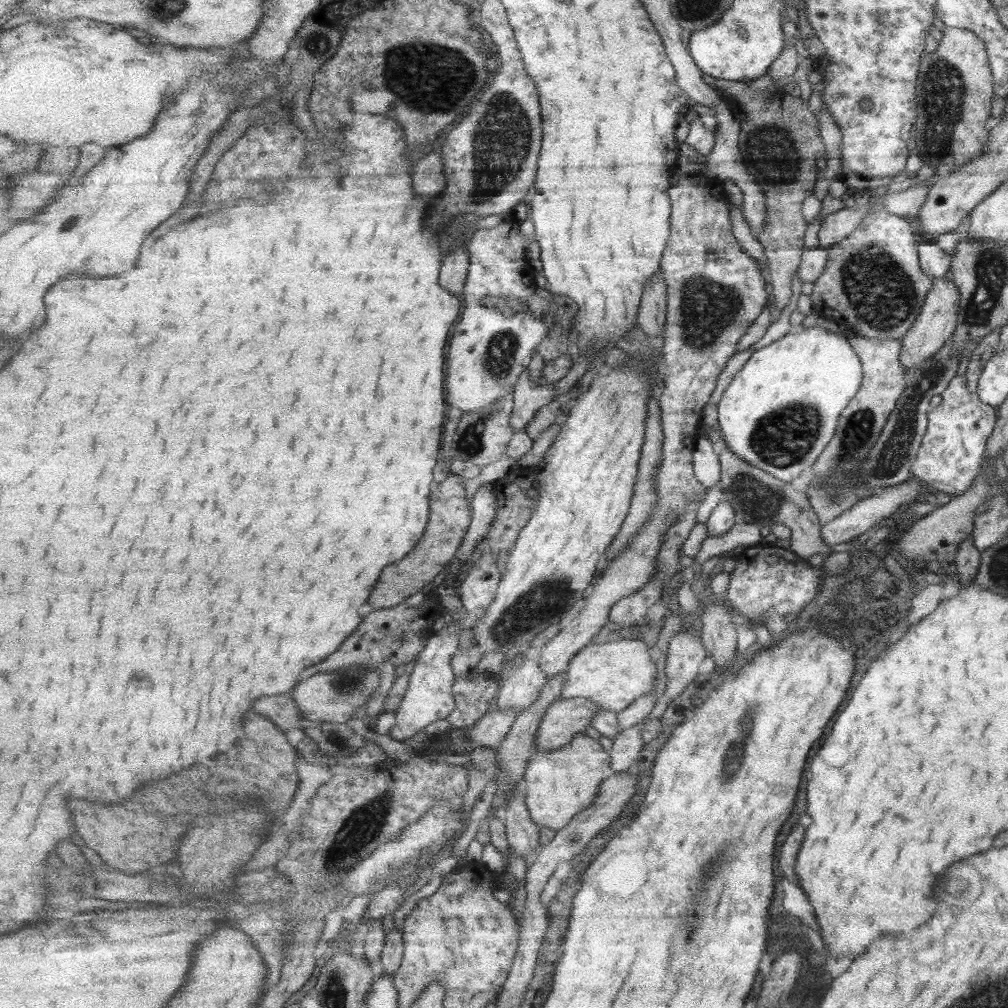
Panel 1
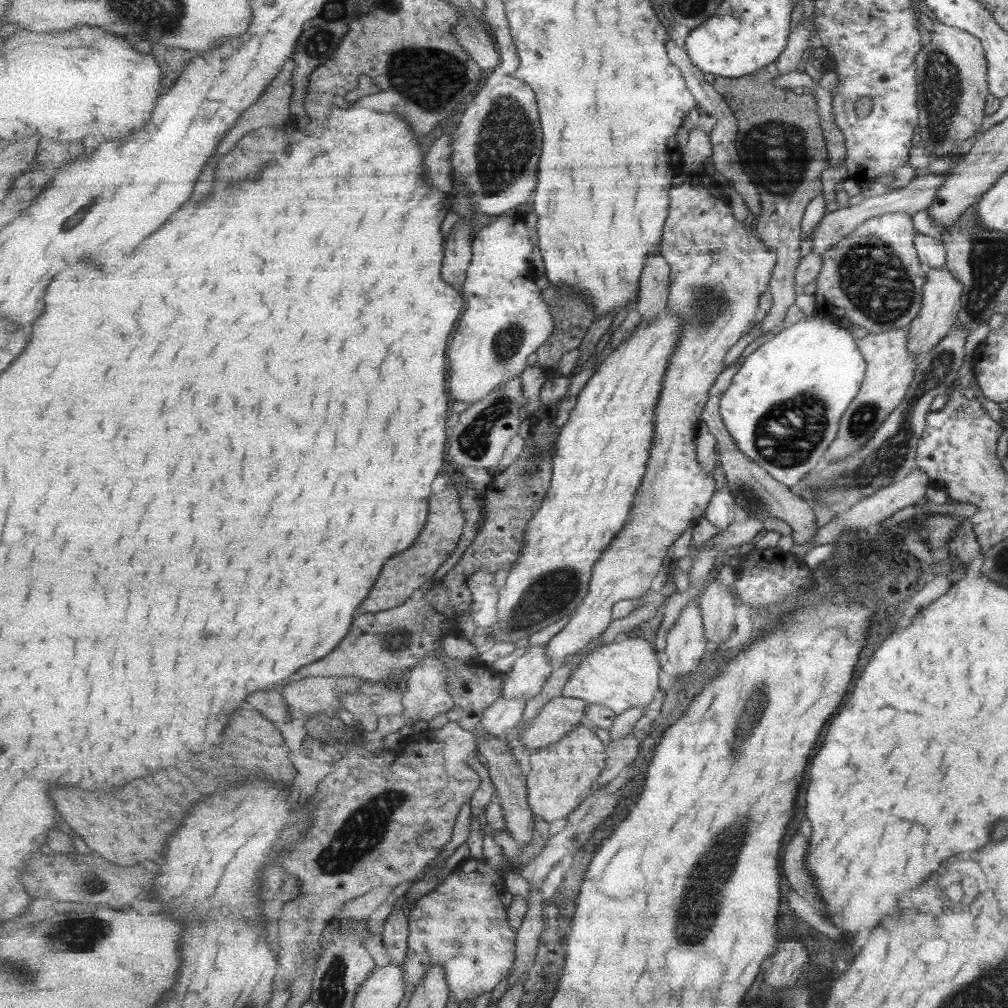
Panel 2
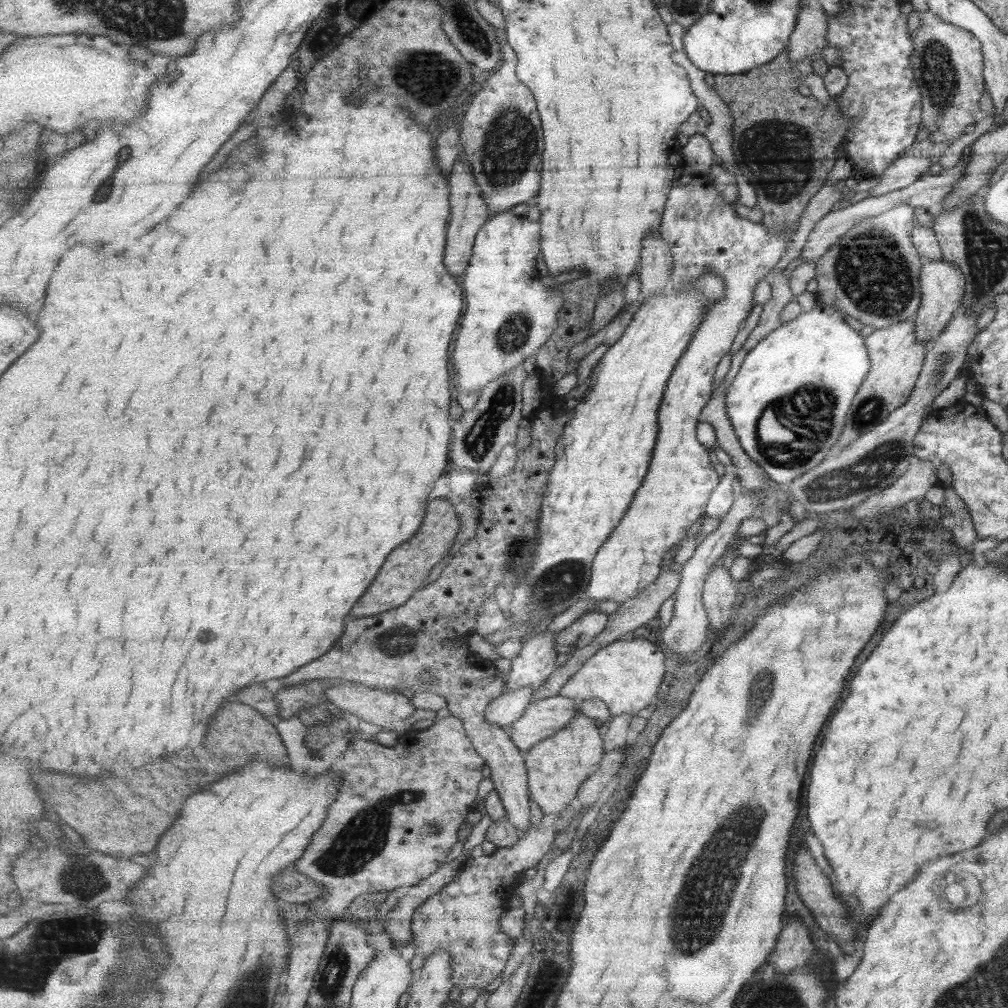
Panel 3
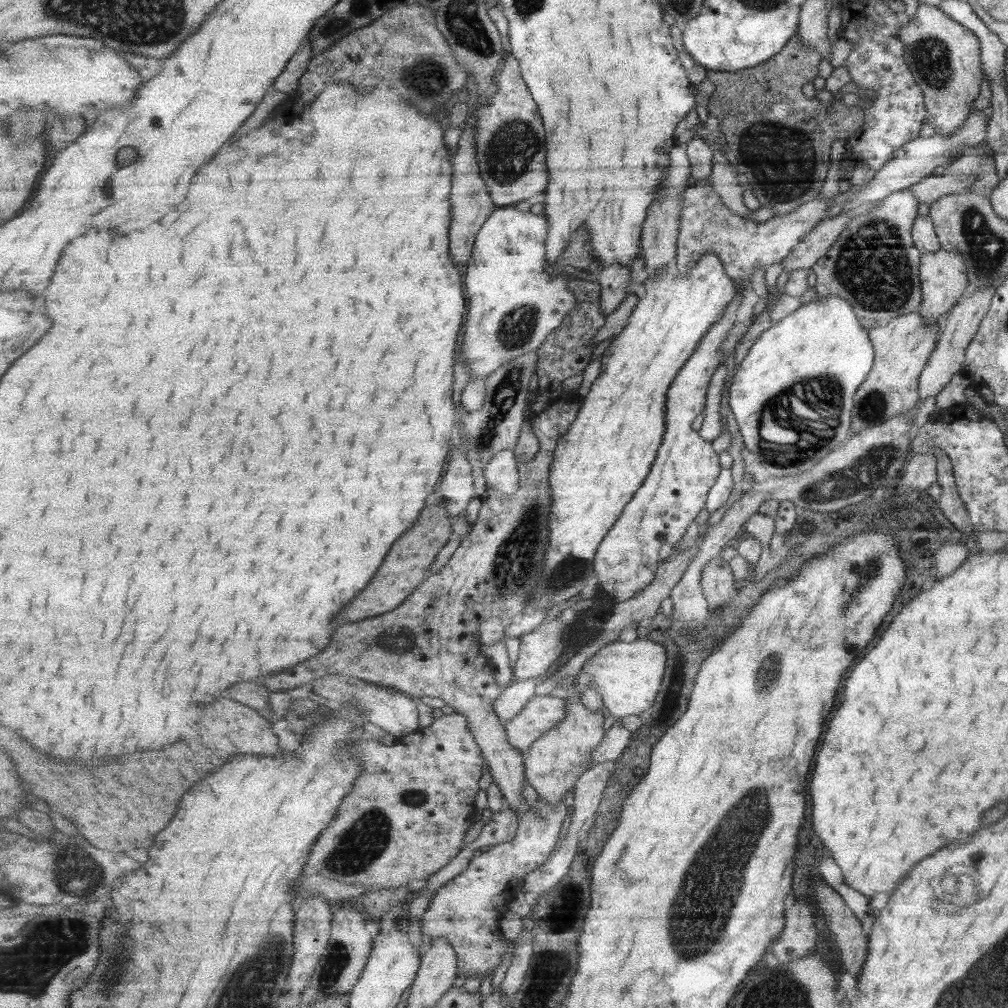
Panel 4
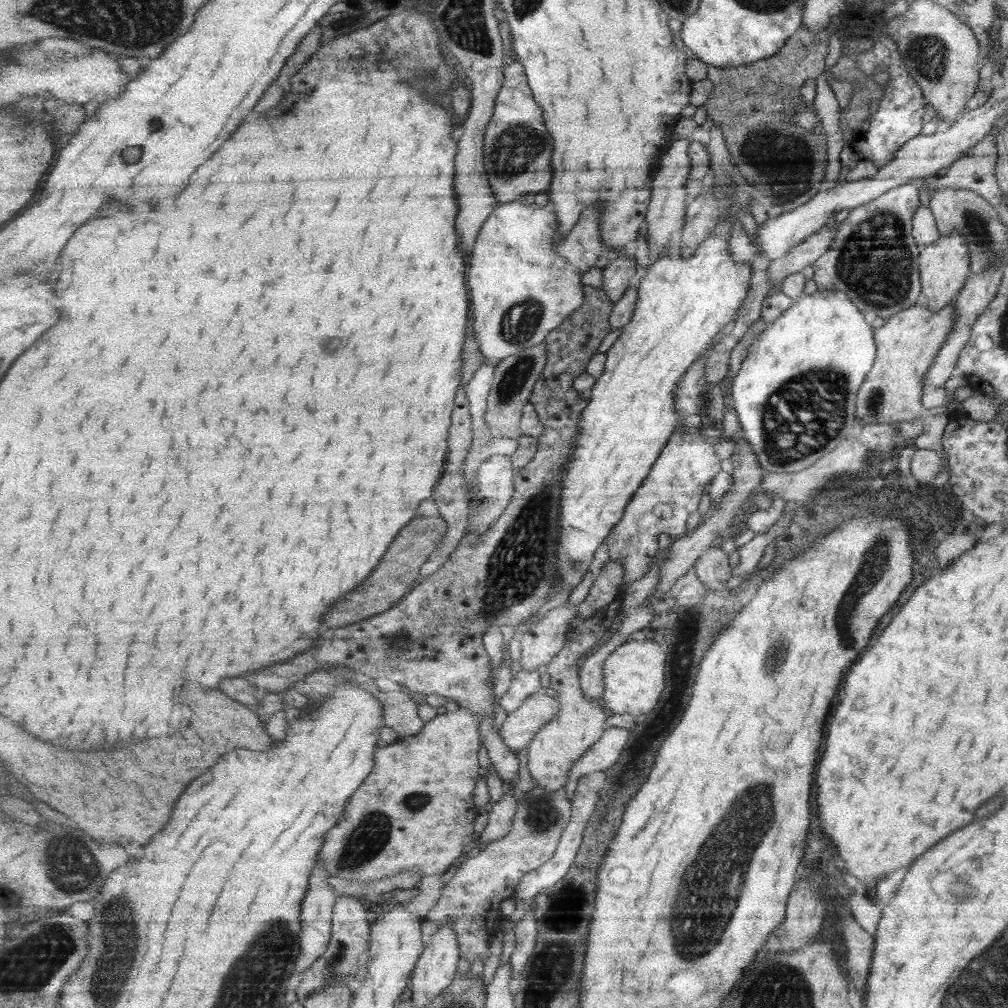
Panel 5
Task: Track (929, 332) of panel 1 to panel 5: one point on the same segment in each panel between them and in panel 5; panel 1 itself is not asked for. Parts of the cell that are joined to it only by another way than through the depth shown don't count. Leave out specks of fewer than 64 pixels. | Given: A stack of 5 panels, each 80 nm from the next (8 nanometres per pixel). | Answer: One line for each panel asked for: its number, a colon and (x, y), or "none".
2: (940, 300)
3: (941, 285)
4: (941, 274)
5: (943, 266)

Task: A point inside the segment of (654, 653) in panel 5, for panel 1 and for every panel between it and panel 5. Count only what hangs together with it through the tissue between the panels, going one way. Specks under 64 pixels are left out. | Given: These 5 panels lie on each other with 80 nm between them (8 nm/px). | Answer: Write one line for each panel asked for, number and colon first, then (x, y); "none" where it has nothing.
1: (614, 674)
2: (621, 675)
3: (626, 675)
4: (628, 675)

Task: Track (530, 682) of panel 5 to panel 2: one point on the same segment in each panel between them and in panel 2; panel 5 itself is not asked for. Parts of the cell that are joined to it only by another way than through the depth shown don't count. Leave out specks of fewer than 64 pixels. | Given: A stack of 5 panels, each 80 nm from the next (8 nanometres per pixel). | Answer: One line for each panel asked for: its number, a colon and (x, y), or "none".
2: (504, 713)
3: (507, 709)
4: (512, 701)

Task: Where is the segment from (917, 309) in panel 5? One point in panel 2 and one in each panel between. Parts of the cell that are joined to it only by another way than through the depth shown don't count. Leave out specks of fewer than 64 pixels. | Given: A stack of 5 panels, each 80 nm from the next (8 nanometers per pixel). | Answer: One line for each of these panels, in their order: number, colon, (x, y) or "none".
2: (889, 369)
3: (895, 357)
4: (901, 347)

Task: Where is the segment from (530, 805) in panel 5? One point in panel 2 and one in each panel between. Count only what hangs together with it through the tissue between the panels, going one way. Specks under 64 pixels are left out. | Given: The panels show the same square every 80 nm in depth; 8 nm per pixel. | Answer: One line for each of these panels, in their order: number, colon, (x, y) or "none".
2: (462, 925)
3: (464, 918)
4: (467, 910)

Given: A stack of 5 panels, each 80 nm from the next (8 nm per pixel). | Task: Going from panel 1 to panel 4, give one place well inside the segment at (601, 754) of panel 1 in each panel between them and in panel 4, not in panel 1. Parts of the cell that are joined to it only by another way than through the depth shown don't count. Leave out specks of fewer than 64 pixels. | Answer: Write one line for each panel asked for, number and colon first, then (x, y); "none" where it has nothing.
2: (559, 774)
3: (557, 768)
4: (554, 764)

